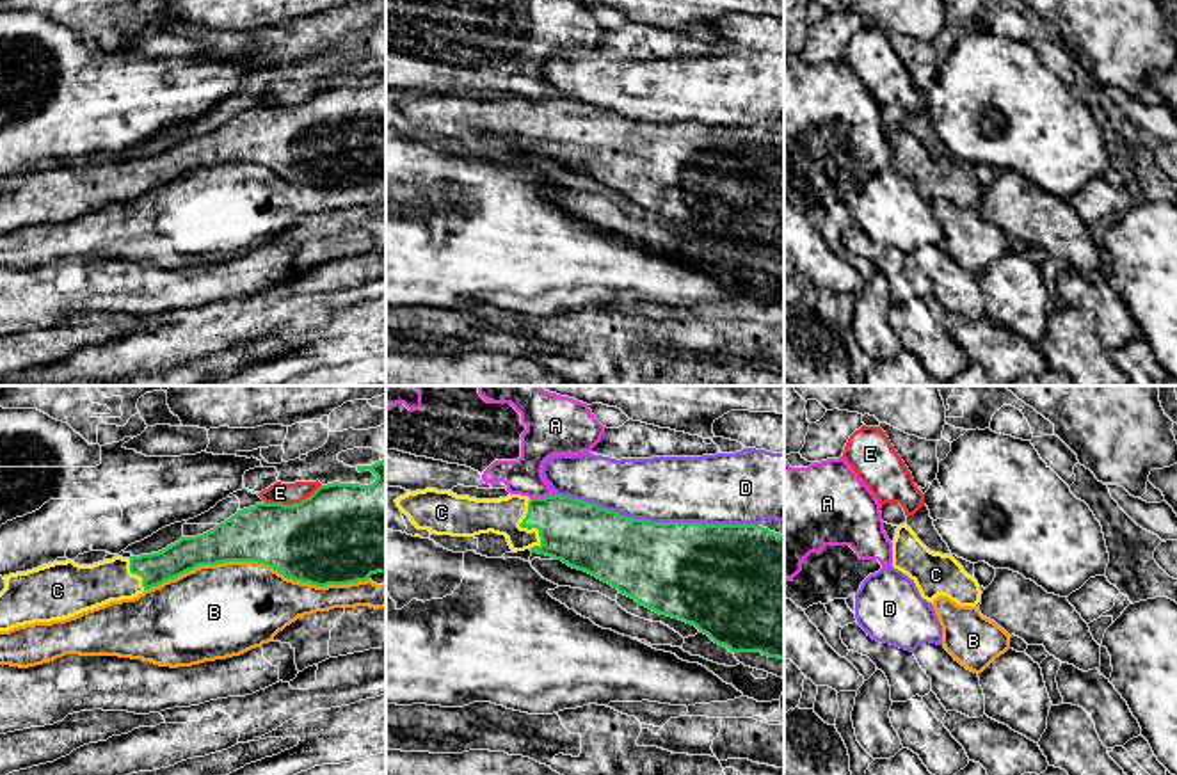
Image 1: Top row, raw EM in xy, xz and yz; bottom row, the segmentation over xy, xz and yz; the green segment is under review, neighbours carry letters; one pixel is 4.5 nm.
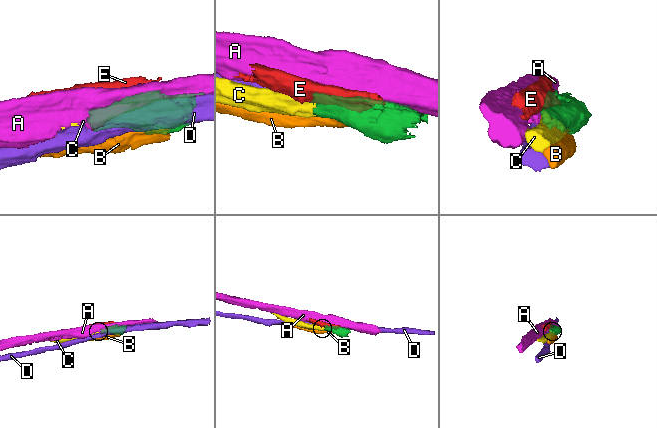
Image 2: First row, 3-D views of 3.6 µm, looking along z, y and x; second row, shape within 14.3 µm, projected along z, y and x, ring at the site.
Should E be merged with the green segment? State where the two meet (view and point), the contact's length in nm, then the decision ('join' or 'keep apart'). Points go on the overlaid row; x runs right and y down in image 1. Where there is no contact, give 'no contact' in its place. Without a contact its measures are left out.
xy (294, 503) | 280 nm | keep apart

